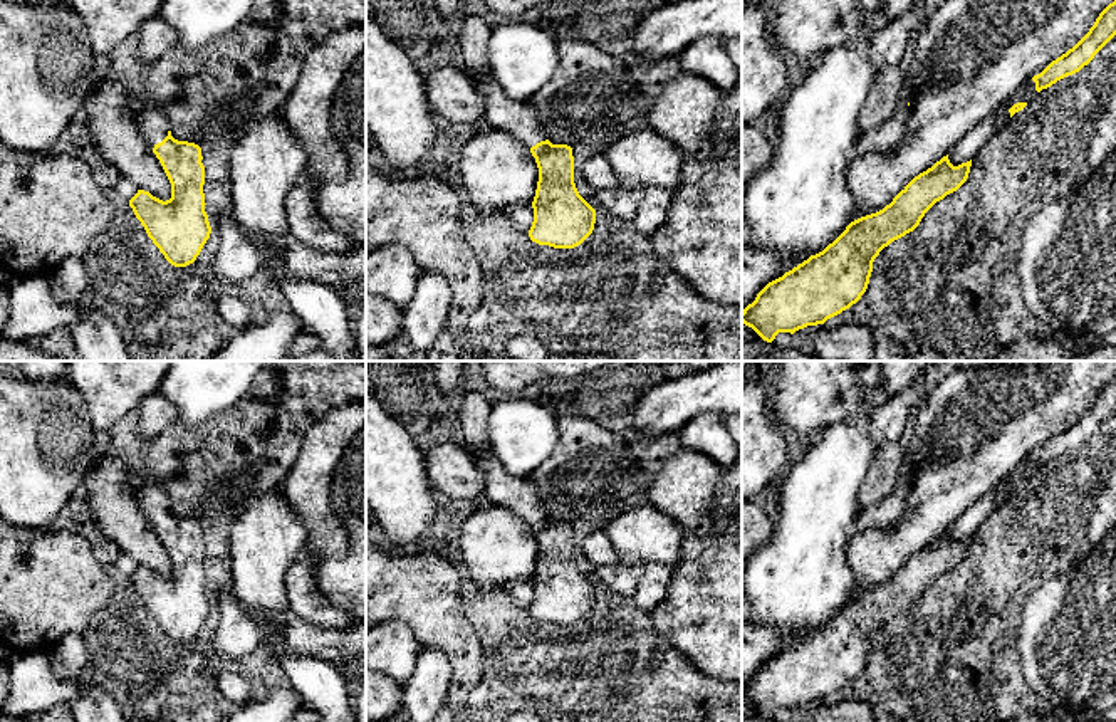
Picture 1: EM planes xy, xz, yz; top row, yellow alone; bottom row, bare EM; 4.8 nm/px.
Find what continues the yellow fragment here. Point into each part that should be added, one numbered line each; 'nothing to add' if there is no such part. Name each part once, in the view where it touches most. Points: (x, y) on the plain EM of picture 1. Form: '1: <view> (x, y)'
1: xy (153, 499)

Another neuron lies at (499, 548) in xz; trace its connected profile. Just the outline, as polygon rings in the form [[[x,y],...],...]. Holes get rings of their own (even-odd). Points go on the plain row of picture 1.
[[[487,504],[462,526],[458,549],[470,579],[482,588],[532,581],[539,544],[530,526],[503,505]]]

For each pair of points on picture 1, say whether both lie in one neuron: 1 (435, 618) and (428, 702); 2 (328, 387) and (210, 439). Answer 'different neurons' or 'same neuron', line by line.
1: different neurons
2: same neuron

